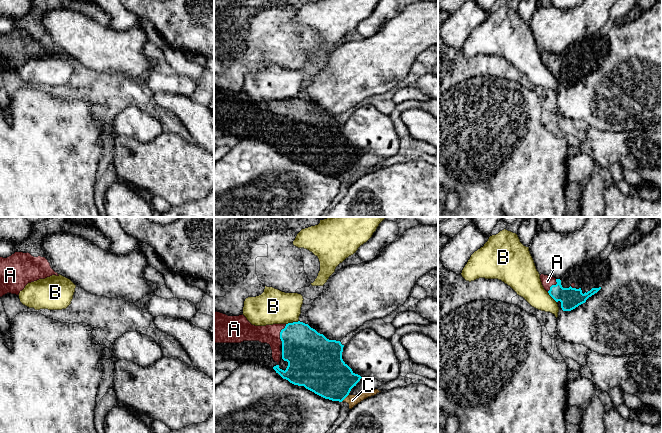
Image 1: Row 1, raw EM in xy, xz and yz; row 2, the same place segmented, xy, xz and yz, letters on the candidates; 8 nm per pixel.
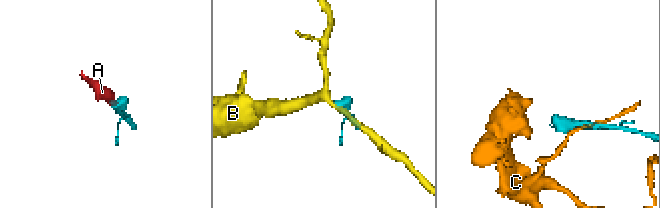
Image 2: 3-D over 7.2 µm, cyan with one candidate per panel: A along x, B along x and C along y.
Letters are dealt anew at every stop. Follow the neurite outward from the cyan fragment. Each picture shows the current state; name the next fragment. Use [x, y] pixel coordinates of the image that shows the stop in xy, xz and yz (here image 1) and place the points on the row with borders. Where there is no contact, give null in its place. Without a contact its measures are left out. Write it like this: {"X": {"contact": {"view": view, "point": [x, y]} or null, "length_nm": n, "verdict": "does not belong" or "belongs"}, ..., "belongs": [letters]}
{"A": {"contact": {"view": "xz", "point": [280, 332]}, "length_nm": 140, "verdict": "belongs"}, "B": {"contact": {"view": "xz", "point": [292, 323]}, "length_nm": 110, "verdict": "does not belong"}, "C": {"contact": {"view": "xz", "point": [344, 398]}, "length_nm": 90, "verdict": "does not belong"}, "belongs": ["A"]}

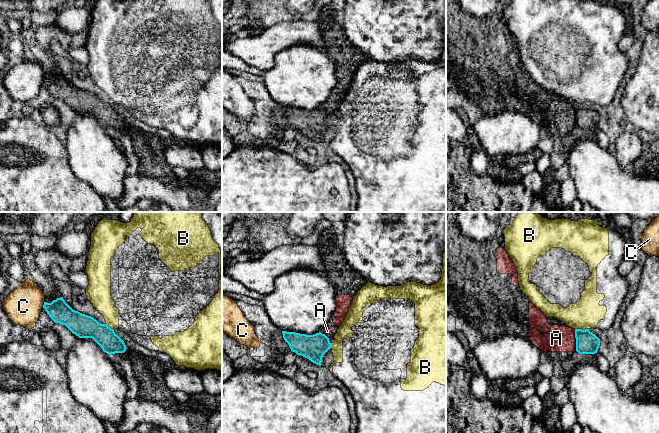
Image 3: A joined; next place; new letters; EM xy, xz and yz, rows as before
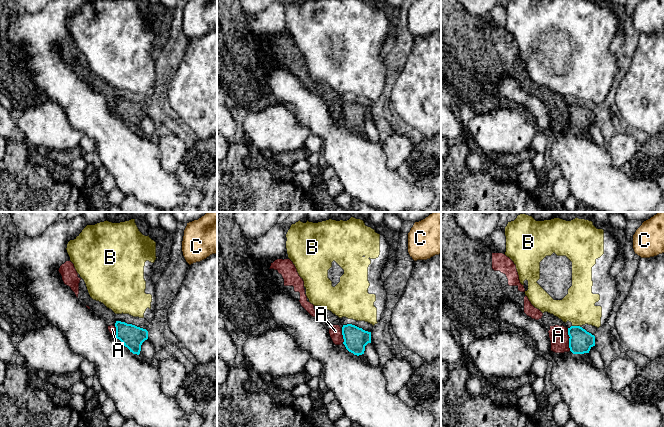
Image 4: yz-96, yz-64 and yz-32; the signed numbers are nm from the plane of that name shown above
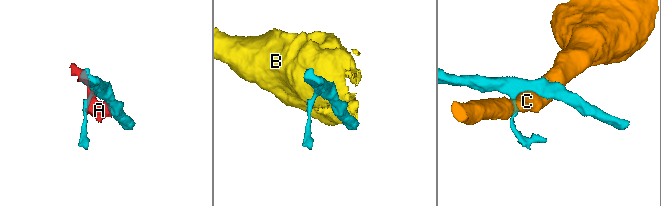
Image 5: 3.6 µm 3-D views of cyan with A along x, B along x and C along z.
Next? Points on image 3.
{"A": {"contact": {"view": "yz", "point": [576, 340]}, "length_nm": 180, "verdict": "does not belong"}, "B": {"contact": {"view": "yz", "point": [581, 329]}, "length_nm": 110, "verdict": "does not belong"}, "C": {"contact": {"view": "xy", "point": [44, 304]}, "length_nm": 60, "verdict": "does not belong"}, "belongs": []}

